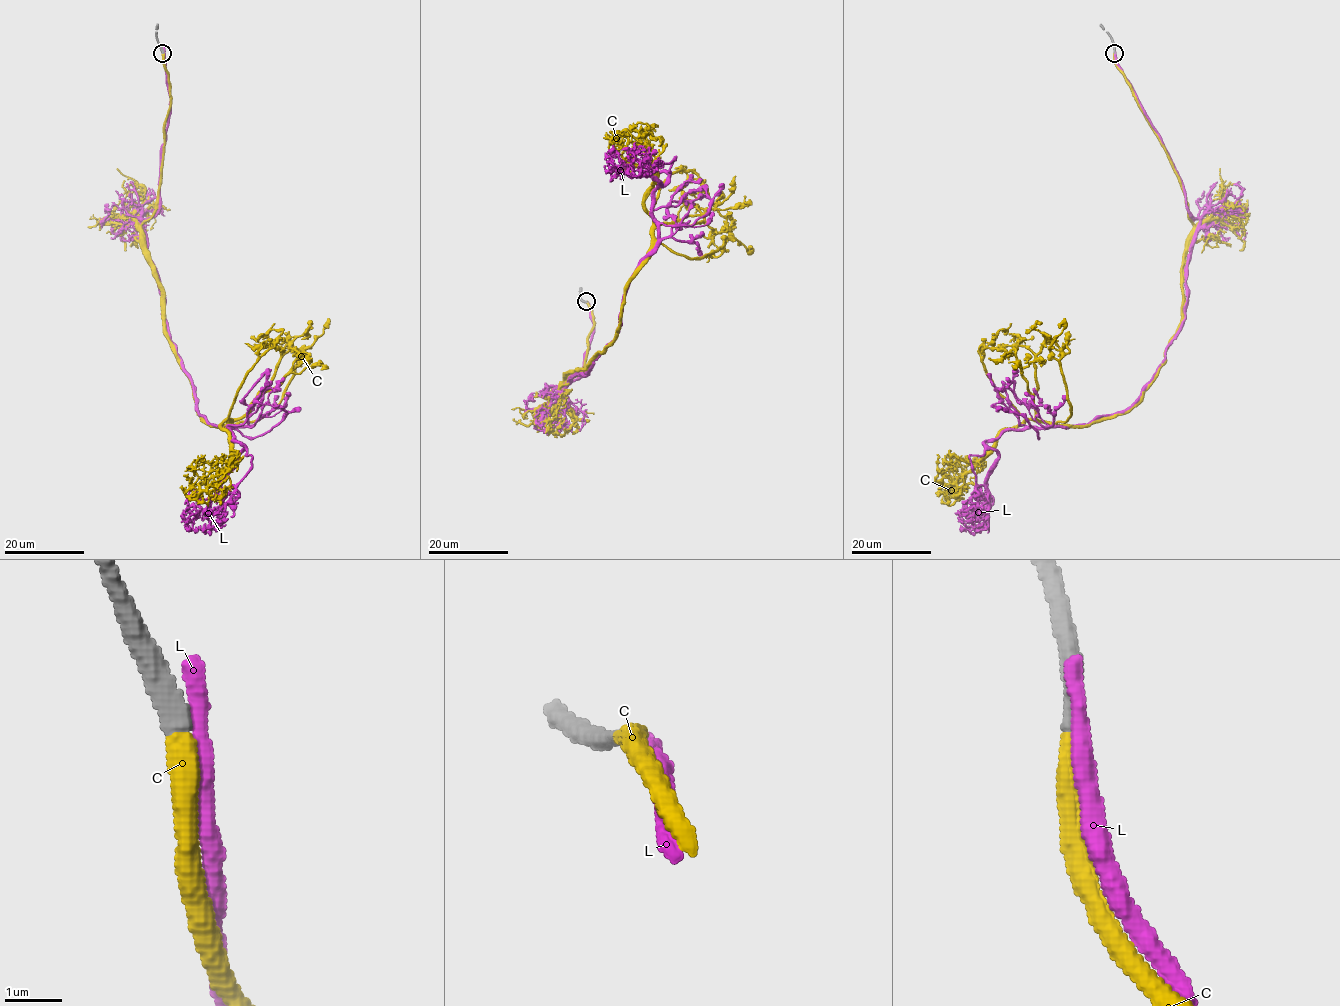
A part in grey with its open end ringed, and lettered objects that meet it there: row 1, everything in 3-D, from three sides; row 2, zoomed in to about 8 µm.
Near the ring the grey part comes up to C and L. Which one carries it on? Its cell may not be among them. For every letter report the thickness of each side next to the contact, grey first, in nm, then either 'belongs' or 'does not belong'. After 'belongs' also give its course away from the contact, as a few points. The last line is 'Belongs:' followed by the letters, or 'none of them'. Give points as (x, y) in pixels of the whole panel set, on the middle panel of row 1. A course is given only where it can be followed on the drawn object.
C: 380 nm thick on the grey side, 380 nm on the other; belongs; it runs (586, 302), (585, 365), (615, 338), (651, 246), (655, 166), (636, 126), (652, 126)
L: 440 nm thick on the grey side, 420 nm on the other; does not belong
Belongs: C

